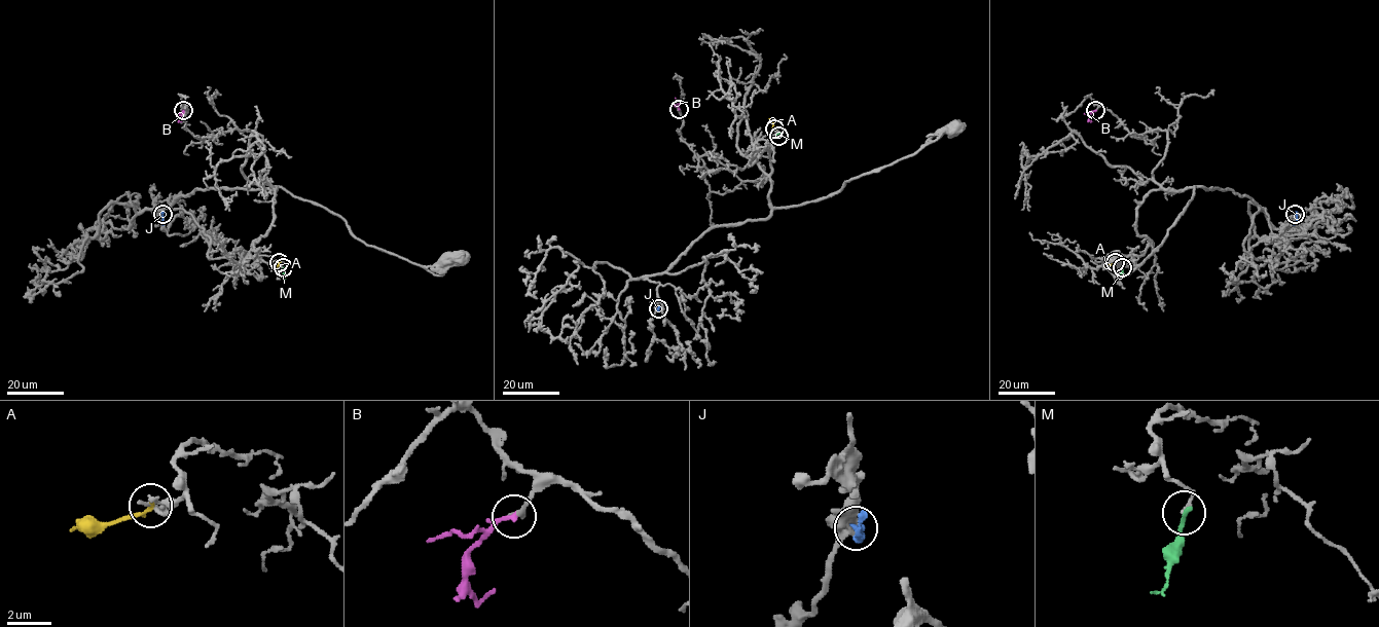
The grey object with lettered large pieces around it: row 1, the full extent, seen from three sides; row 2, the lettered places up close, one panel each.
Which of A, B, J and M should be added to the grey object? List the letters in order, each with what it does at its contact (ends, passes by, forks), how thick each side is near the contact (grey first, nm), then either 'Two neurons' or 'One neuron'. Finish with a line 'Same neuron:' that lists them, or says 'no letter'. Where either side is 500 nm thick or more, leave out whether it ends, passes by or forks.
A: It ends there. Thickness 260 nm (grey) against 180 nm. Two neurons
B: It ends there. Thickness 220 nm (grey) against 240 nm. One neuron
J: Thickness 420 nm (grey) against 600 nm. Two neurons
M: It ends there. Thickness 160 nm (grey) against 220 nm. Two neurons
Same neuron: B

